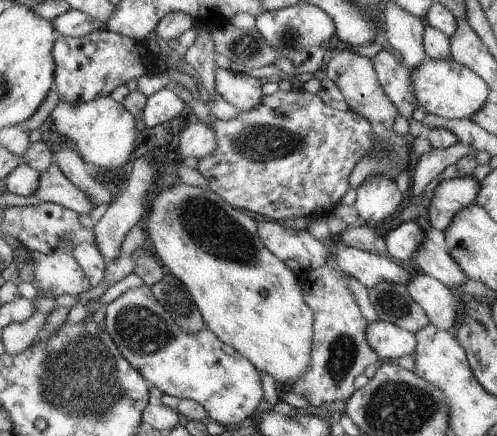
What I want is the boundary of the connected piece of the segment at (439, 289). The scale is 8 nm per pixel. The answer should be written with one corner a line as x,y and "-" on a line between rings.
412,272
412,278
405,285
414,302
424,309
430,324
442,330
454,326
458,316
456,293
424,272

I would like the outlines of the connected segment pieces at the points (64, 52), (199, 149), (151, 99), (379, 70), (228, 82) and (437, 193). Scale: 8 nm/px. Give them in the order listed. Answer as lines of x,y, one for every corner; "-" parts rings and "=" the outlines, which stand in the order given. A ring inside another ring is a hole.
105,26
86,36
65,37
60,35
53,44
52,56
55,62
54,82
60,101
67,103
86,102
98,97
108,97
118,86
124,86
130,80
160,71
156,68
156,56
141,39
121,35
=
189,119
180,131
179,151
184,158
194,156
200,160
214,152
216,145
216,133
206,123
=
166,86
147,98
145,107
143,108
142,121
147,127
155,127
157,124
170,122
170,120
173,118
178,118
178,116
186,116
186,110
186,102
184,102
184,100
182,100
170,87
=
386,50
380,51
371,61
383,91
396,105
398,112
407,120
412,118
418,104
409,78
410,69
=
216,67
215,90
224,100
236,106
239,113
262,102
262,85
259,78
240,73
235,68
=
474,176
442,179
434,189
428,207
427,219
432,228
446,230
458,211
475,202
479,190
479,180

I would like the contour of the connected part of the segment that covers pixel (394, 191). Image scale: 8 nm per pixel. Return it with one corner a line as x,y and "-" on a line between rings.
374,173
357,189
355,207
359,218
374,226
392,216
406,201
404,193
398,189
392,177

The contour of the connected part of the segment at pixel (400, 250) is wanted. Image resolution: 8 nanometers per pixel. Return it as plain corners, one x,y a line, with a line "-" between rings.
404,221
397,228
389,230
383,238
389,256
405,264
419,249
424,236
425,231
416,221

